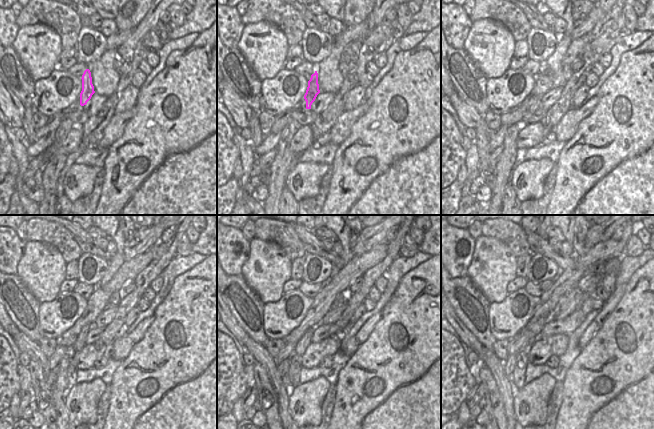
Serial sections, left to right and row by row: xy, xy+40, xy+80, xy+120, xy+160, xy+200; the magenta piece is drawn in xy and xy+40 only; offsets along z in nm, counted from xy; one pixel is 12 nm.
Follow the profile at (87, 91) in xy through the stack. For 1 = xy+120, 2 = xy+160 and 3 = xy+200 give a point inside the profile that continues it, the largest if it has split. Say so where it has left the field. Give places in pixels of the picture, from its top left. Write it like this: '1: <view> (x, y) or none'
1: xy+120 (80, 342)
2: xy+160 (304, 342)
3: xy+200 (527, 345)

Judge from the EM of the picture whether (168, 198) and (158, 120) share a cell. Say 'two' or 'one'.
one

